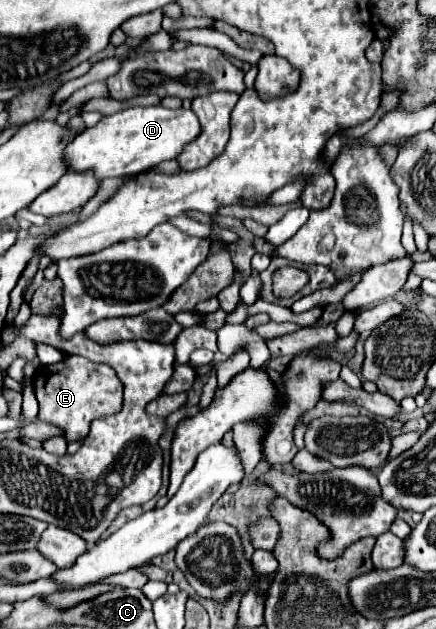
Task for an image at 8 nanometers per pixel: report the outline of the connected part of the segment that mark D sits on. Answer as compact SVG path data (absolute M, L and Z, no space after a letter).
M133 107L103 117L95 127L87 127L65 147L65 165L71 171L93 171L99 181L117 175L139 175L161 161L175 159L183 147L199 135L199 121L193 111L155 107Z

